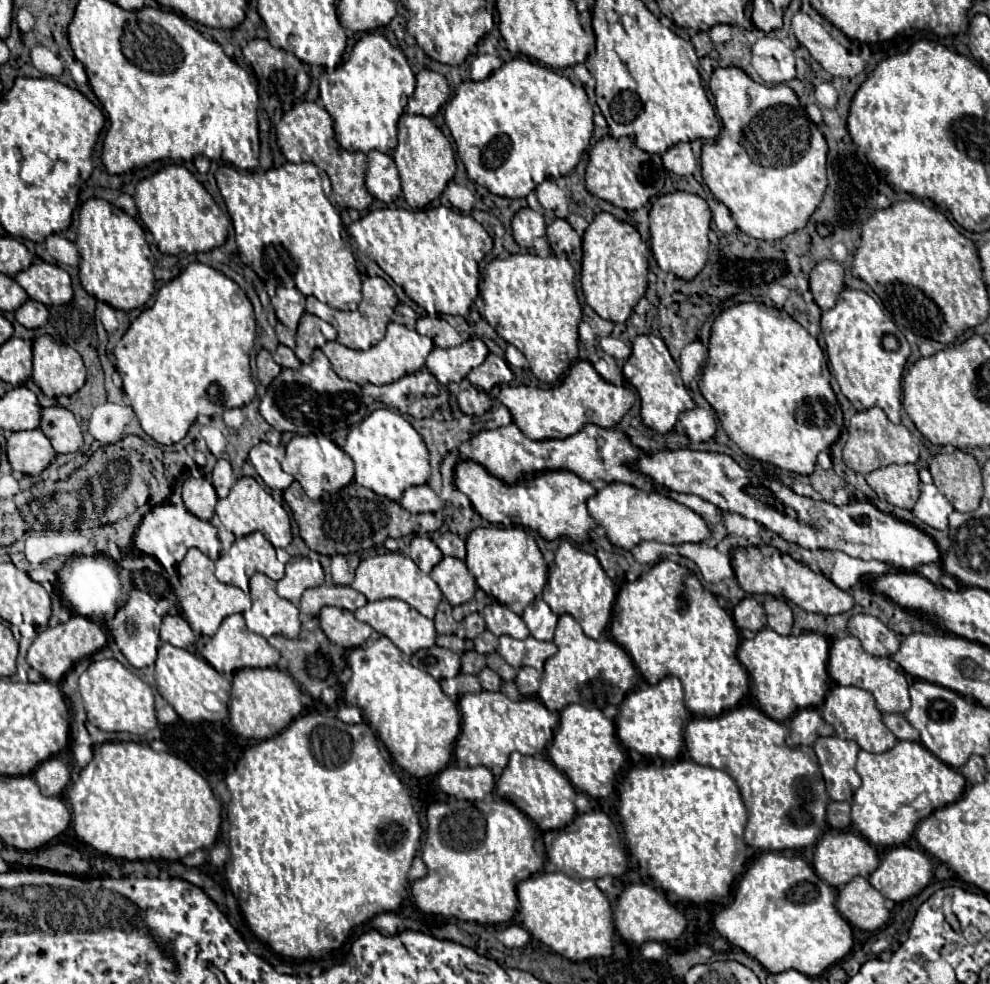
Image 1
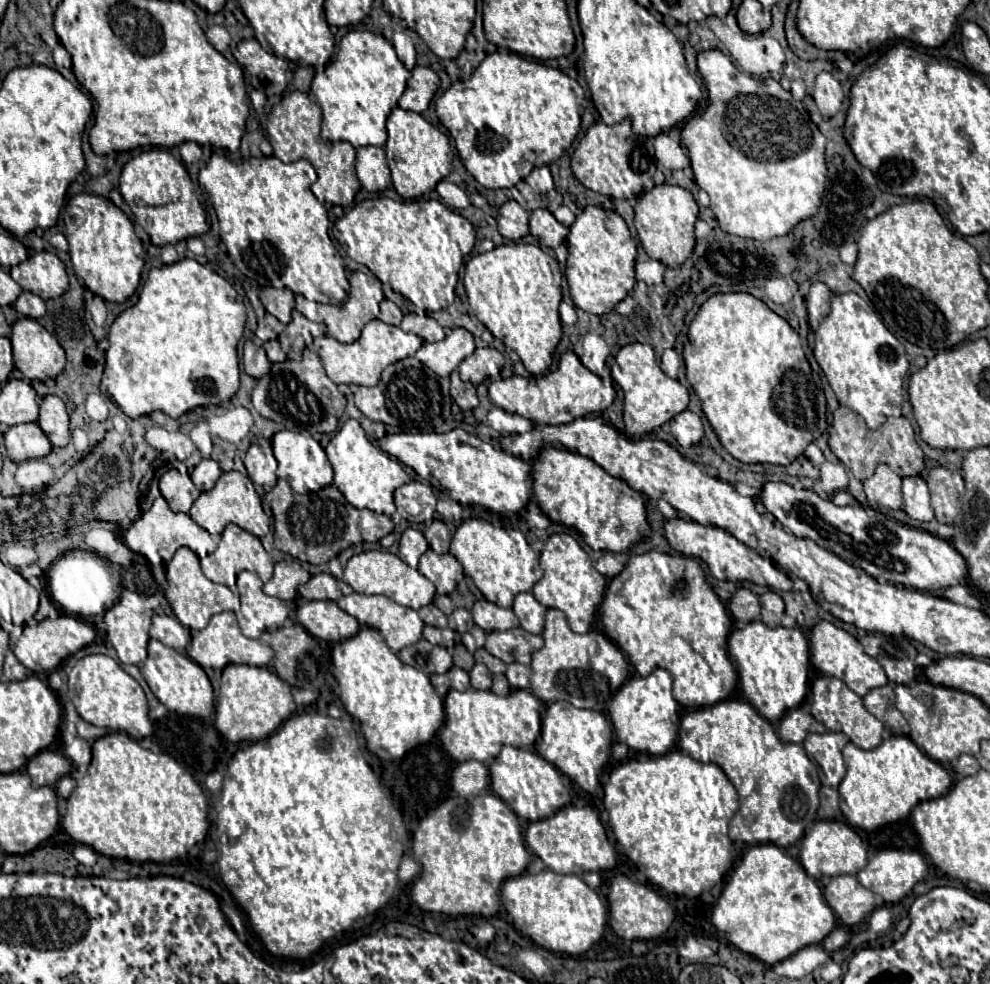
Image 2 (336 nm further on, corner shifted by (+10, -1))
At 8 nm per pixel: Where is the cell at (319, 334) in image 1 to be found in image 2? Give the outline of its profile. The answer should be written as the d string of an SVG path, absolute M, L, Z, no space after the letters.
M293 310L292 321L279 335L278 340L288 359L300 360L306 348L305 341L313 342L313 336L323 335L325 331L323 324L314 323Z

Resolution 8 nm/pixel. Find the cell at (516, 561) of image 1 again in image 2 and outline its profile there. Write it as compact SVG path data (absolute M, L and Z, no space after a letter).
M466 519L454 533L450 553L462 563L464 573L472 577L482 595L500 605L512 607L512 601L522 591L532 591L534 583L542 577L538 553L532 551L524 533L512 527L498 527L486 519Z

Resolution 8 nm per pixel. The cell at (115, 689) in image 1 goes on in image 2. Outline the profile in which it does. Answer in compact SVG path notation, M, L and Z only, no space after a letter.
M86 655L76 663L78 689L72 697L78 715L96 725L112 731L124 731L134 739L152 735L152 721L148 717L148 701L136 679L132 679L112 657L108 655Z

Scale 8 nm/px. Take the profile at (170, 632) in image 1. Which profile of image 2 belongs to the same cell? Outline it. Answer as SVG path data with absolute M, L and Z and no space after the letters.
M158 613L152 617L150 637L164 643L170 649L184 653L186 645L190 641L190 631L176 617L168 617L164 613Z

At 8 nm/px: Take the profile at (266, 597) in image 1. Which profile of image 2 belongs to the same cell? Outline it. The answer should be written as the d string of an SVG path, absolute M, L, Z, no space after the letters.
M242 571L236 577L236 591L232 591L240 599L240 609L232 613L242 633L250 639L258 639L264 631L280 629L288 617L288 605L278 597L266 595L262 585L256 573Z

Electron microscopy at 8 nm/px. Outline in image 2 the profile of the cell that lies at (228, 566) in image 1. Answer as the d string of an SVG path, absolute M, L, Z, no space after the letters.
M228 525L226 531L222 533L222 539L220 539L216 551L202 559L202 571L210 581L226 585L232 591L236 591L236 577L238 577L240 571L254 571L262 581L268 581L272 577L272 571L274 571L274 561L264 551L258 537L250 535L248 531L244 531L236 525Z

